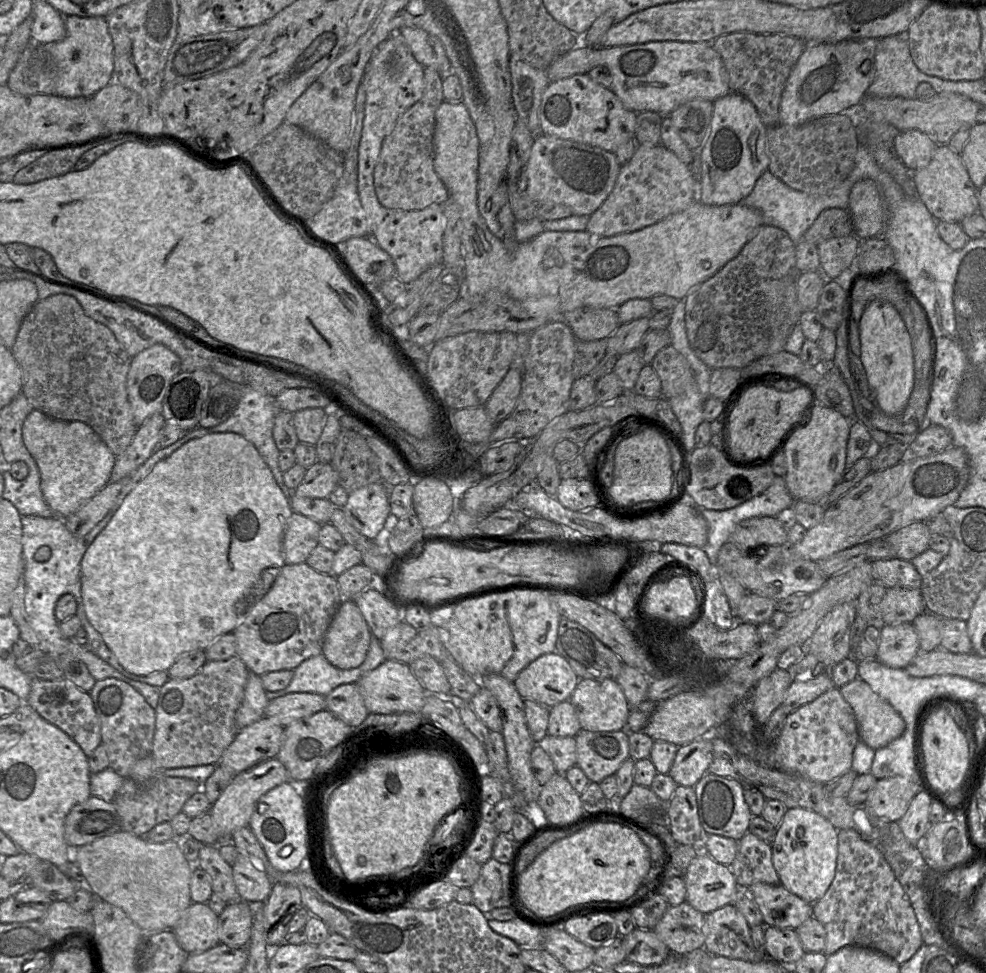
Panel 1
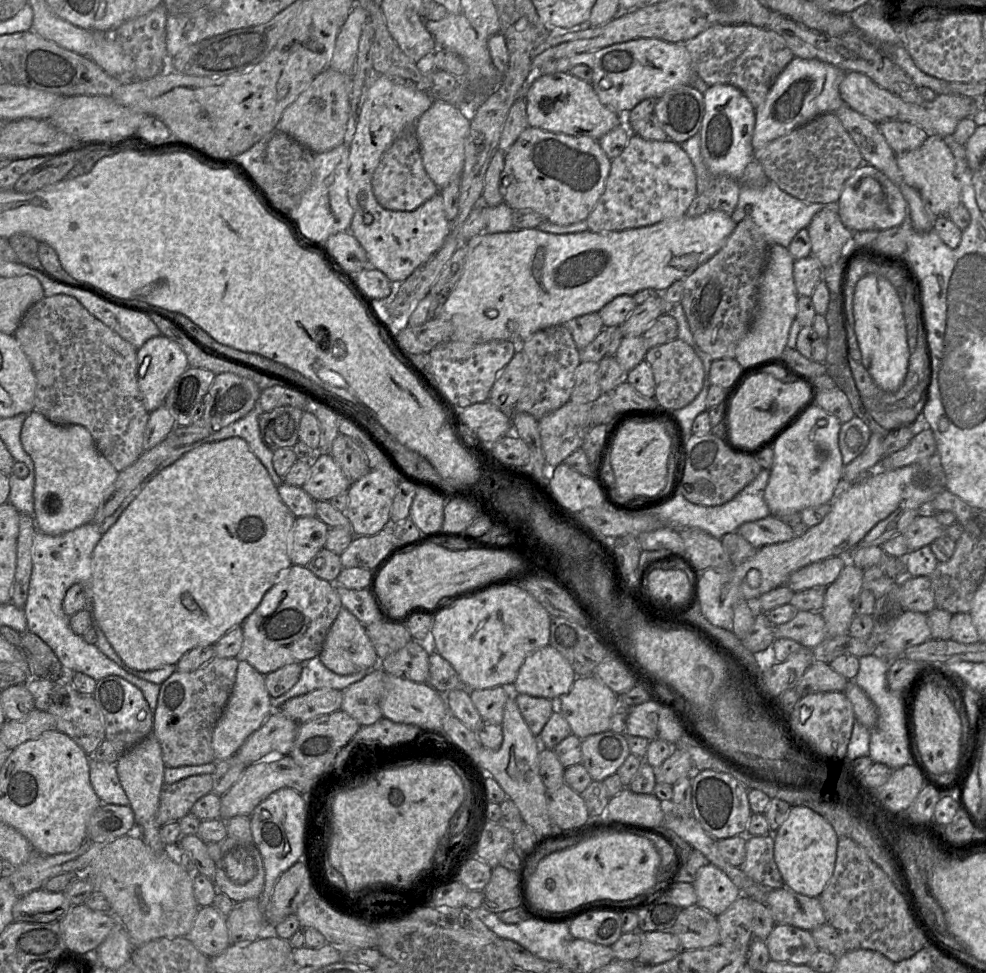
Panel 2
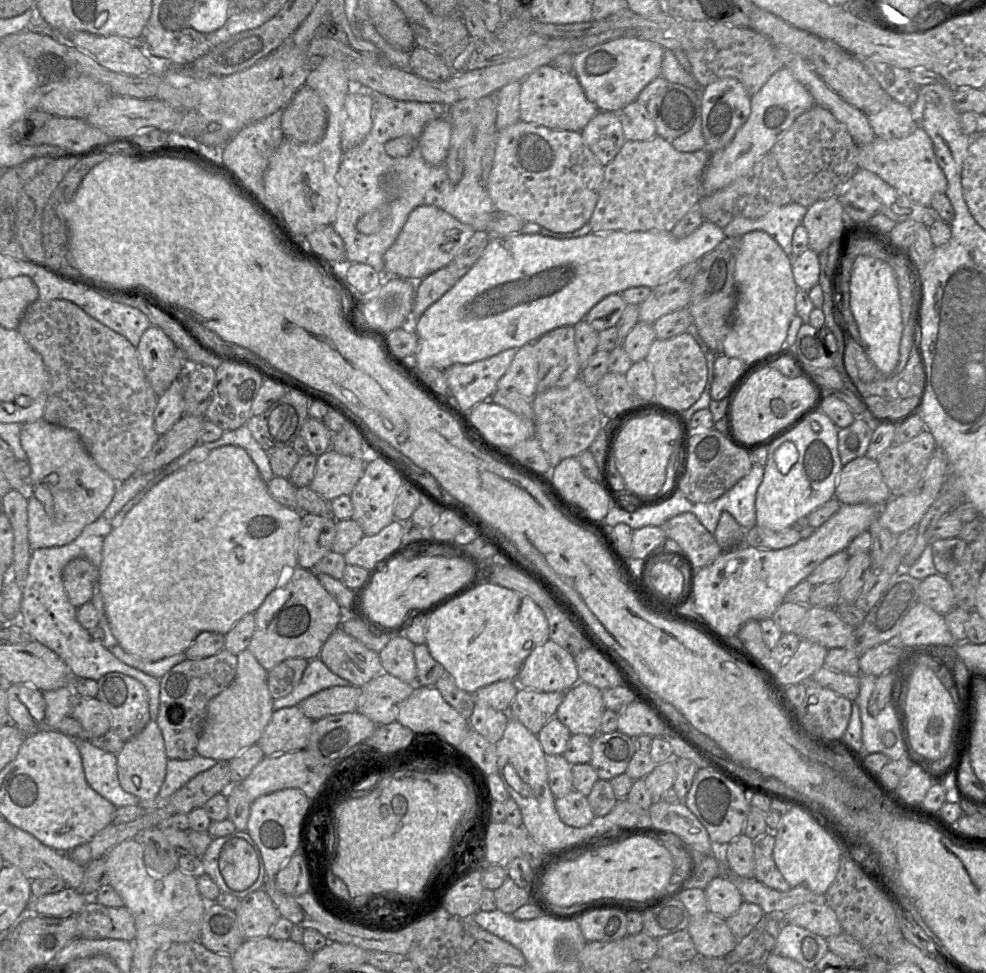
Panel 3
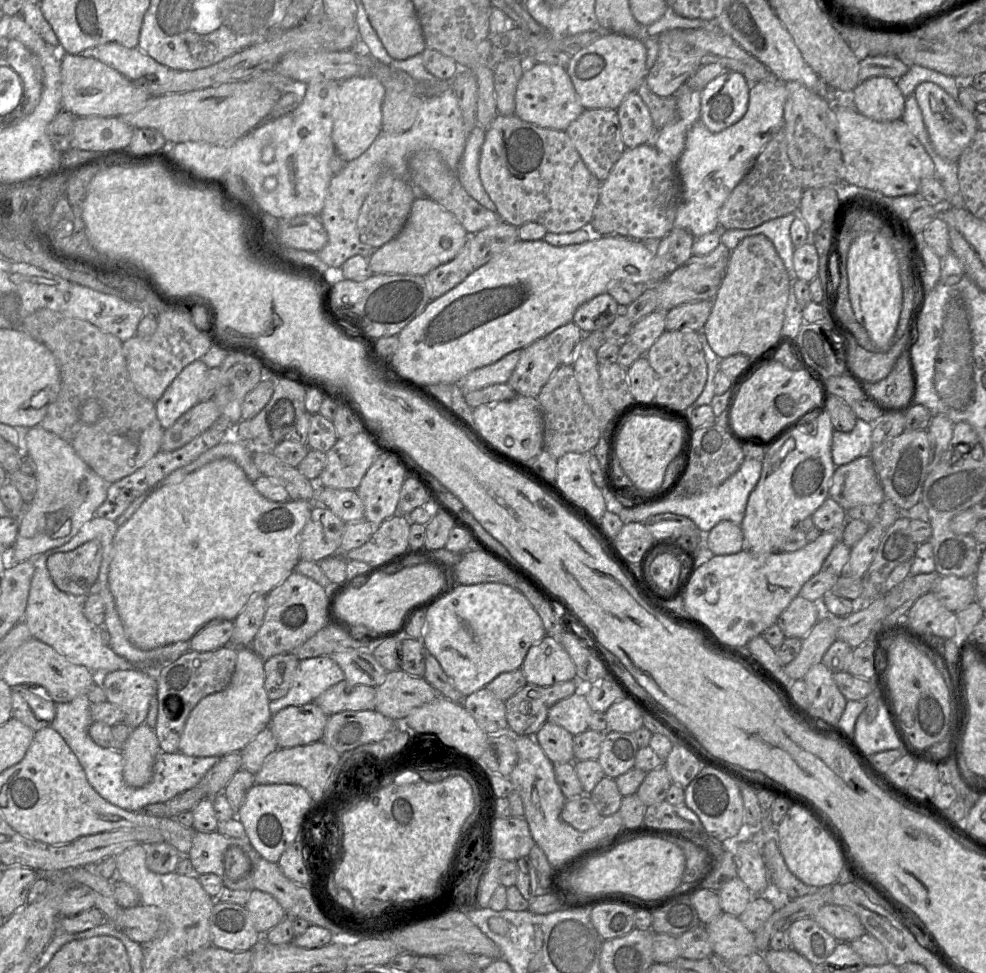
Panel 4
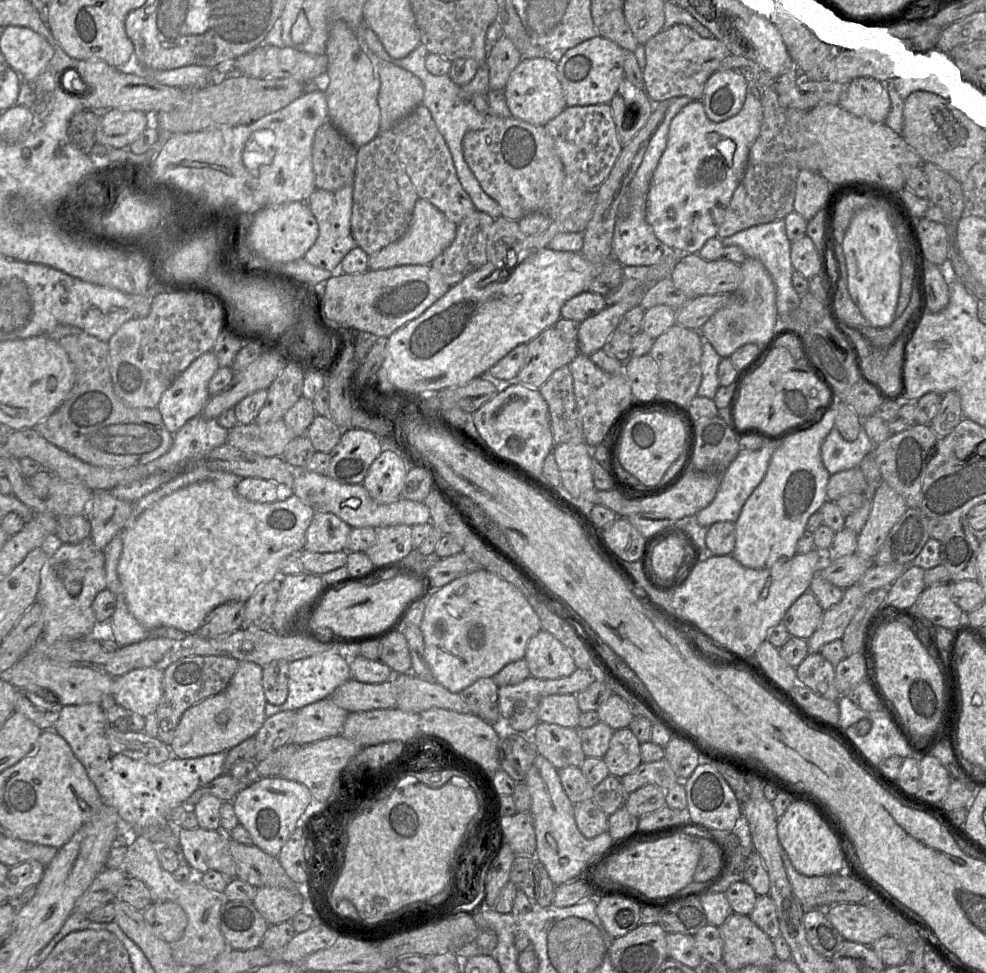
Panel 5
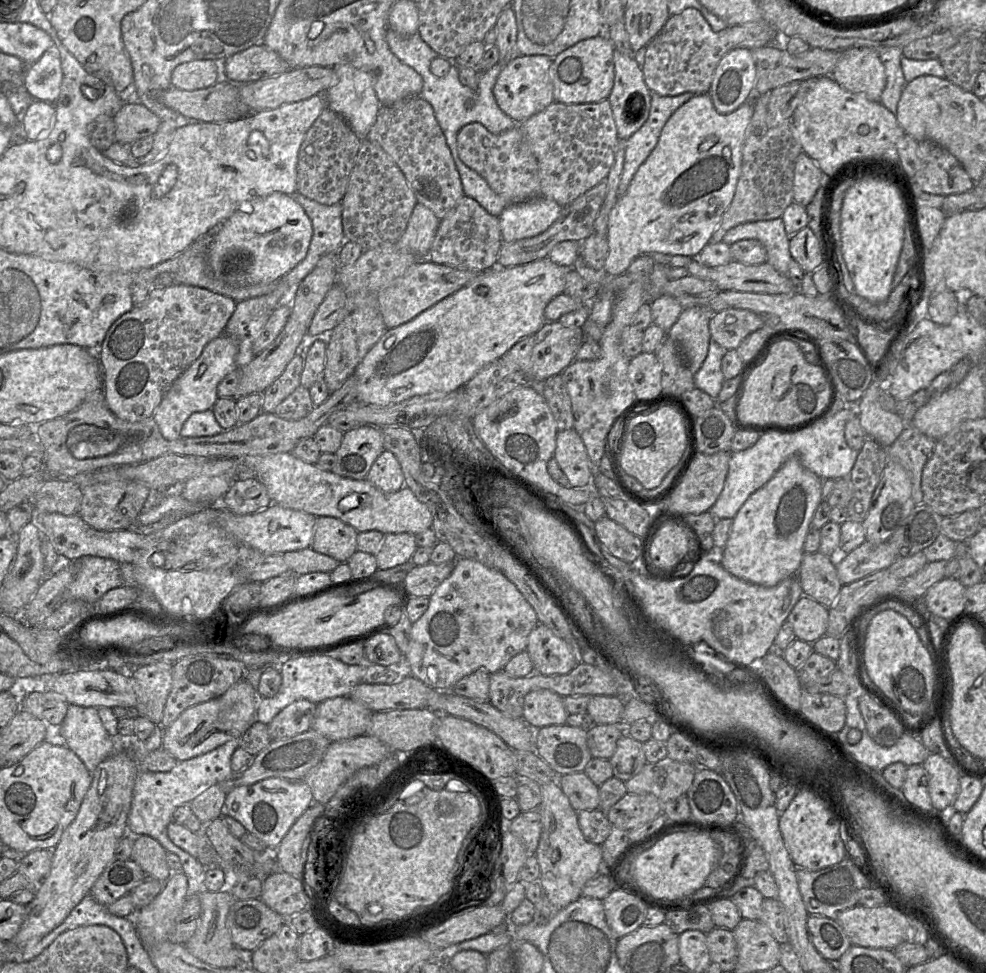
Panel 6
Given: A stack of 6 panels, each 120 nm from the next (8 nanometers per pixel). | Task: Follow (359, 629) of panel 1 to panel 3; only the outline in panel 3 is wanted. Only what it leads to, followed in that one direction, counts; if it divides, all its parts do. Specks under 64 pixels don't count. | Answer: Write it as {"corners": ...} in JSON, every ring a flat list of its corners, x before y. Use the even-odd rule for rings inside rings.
{"corners":[[337,627,324,643,319,658,352,686,364,686,383,672,379,653]]}

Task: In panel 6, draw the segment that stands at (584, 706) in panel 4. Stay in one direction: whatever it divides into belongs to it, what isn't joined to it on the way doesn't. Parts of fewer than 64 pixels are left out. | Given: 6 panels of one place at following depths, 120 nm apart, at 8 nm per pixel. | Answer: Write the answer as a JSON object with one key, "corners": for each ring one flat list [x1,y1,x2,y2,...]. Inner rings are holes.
{"corners":[[534,690,524,698,522,719,533,730,566,724,569,715,564,706,563,697,551,690]]}

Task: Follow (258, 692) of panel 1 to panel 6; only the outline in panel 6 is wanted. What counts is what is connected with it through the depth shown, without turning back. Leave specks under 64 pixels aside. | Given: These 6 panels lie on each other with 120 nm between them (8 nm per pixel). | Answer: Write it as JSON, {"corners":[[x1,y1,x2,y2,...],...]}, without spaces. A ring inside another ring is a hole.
{"corners":[[244,678,233,684,223,695,185,709,178,718,163,729,163,748,178,761,210,752,233,738,240,738,257,721,259,703,255,690]]}

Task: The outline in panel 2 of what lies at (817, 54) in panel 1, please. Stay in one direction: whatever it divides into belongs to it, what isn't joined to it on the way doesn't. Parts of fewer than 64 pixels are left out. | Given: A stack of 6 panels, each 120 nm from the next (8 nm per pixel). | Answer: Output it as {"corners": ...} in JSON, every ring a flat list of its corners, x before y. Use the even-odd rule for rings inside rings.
{"corners":[[794,57,776,78,763,105,755,110,756,121,752,137,754,151,821,114,835,112,845,104,839,91,845,75,846,71,831,64]]}

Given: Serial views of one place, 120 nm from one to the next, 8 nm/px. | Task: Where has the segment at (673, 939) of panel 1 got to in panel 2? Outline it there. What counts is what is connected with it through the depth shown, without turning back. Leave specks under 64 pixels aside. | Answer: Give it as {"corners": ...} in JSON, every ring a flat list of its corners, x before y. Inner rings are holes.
{"corners":[[698,905,683,908,671,928,683,950,693,950,717,945,720,931,717,916]]}

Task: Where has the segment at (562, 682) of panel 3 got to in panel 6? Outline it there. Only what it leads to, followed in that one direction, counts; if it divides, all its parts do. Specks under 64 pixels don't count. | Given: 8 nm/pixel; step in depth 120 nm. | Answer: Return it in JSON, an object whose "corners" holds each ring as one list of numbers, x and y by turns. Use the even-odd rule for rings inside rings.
{"corners":[[542,624,530,633,526,651,534,672,545,676,568,674,579,664,574,648]]}

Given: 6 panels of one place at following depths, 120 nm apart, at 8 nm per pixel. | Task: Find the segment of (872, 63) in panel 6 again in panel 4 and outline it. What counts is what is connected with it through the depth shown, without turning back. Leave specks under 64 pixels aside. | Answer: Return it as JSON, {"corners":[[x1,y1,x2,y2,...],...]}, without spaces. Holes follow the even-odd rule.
{"corners":[[888,77,867,78,852,91,855,110,878,122,902,119,905,99,896,81]]}

